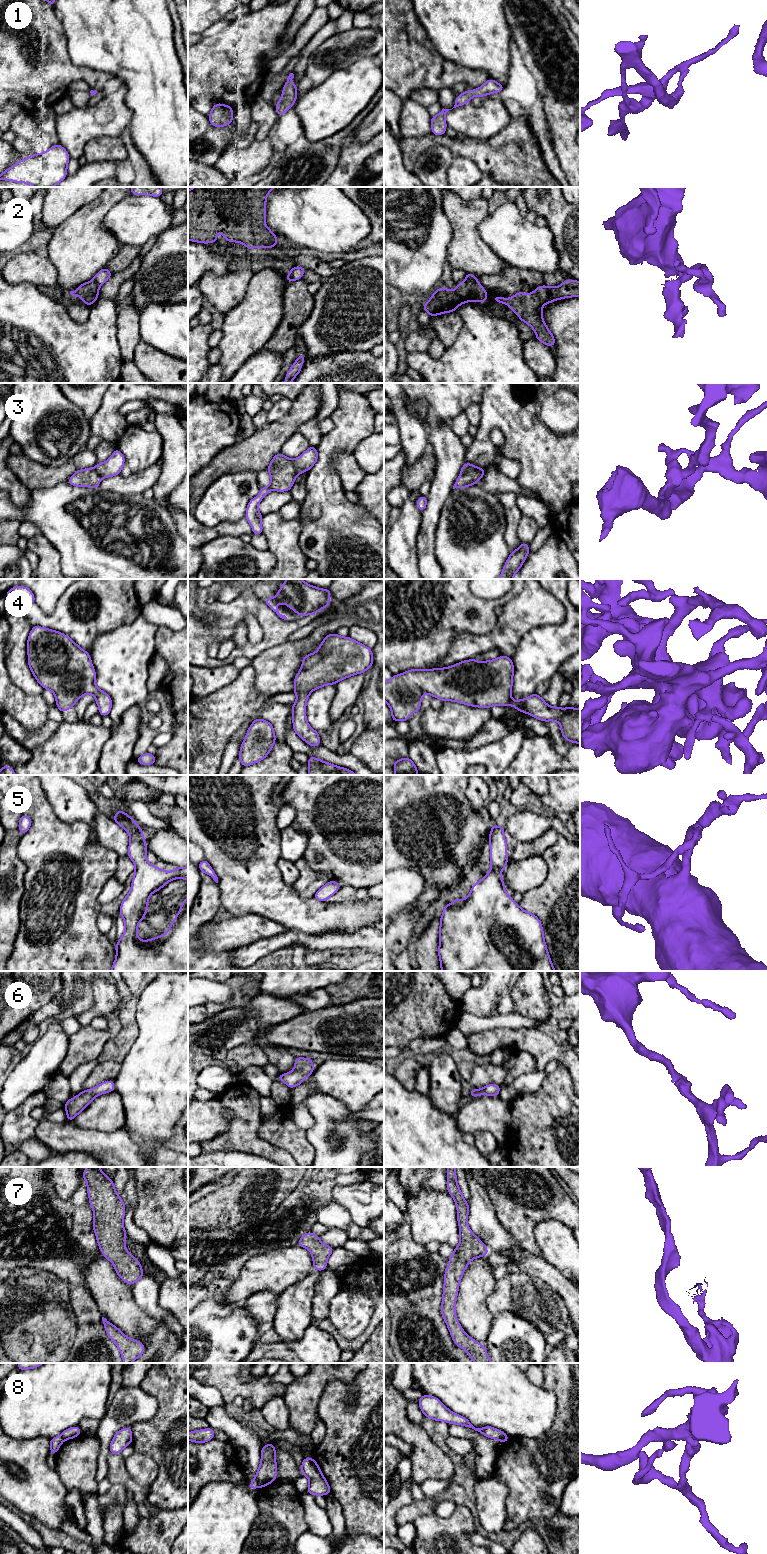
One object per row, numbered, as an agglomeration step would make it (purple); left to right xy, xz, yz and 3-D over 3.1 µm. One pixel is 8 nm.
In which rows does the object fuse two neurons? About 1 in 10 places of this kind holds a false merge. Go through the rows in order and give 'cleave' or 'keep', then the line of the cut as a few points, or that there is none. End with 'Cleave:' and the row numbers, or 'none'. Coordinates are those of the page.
1: keep | no cut
2: cleave | yz (477, 279), (468, 281)
3: cleave | xz (293, 460), (297, 474)
4: keep | no cut
5: keep | no cut
6: keep | no cut
7: keep | no cut
8: cleave | xz (255, 1477), (259, 1487)
Cleave: 2, 3, 8

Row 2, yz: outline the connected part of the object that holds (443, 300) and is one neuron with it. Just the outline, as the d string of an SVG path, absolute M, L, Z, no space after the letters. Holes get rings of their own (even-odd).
M463 281L456 285L456 291L440 287L431 295L429 301L423 305L423 311L430 314L431 318L442 313L456 311L458 306L469 302L484 303L487 300L487 290L478 283Z

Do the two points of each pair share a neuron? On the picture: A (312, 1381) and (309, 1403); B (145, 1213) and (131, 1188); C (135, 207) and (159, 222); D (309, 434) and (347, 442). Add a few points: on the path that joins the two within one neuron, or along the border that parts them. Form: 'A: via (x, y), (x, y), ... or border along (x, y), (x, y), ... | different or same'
A: via (312, 1386), (309, 1389), (309, 1398) | same
B: border along (134, 1177), (136, 1206), (133, 1212) | different
C: via (141, 213), (144, 216), (153, 217) | same
D: border along (322, 435), (316, 447) | different

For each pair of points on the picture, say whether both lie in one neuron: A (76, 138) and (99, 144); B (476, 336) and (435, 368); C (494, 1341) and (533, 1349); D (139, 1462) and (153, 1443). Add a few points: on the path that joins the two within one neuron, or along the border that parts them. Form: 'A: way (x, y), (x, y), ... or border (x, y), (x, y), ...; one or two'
A: border (112, 136), (92, 138), (85, 145), (82, 154); two
B: way (467, 347), (446, 368); one
C: way (504, 1344), (513, 1344), (523, 1348); one
D: border (134, 1451), (148, 1454), (156, 1463), (158, 1473); two

